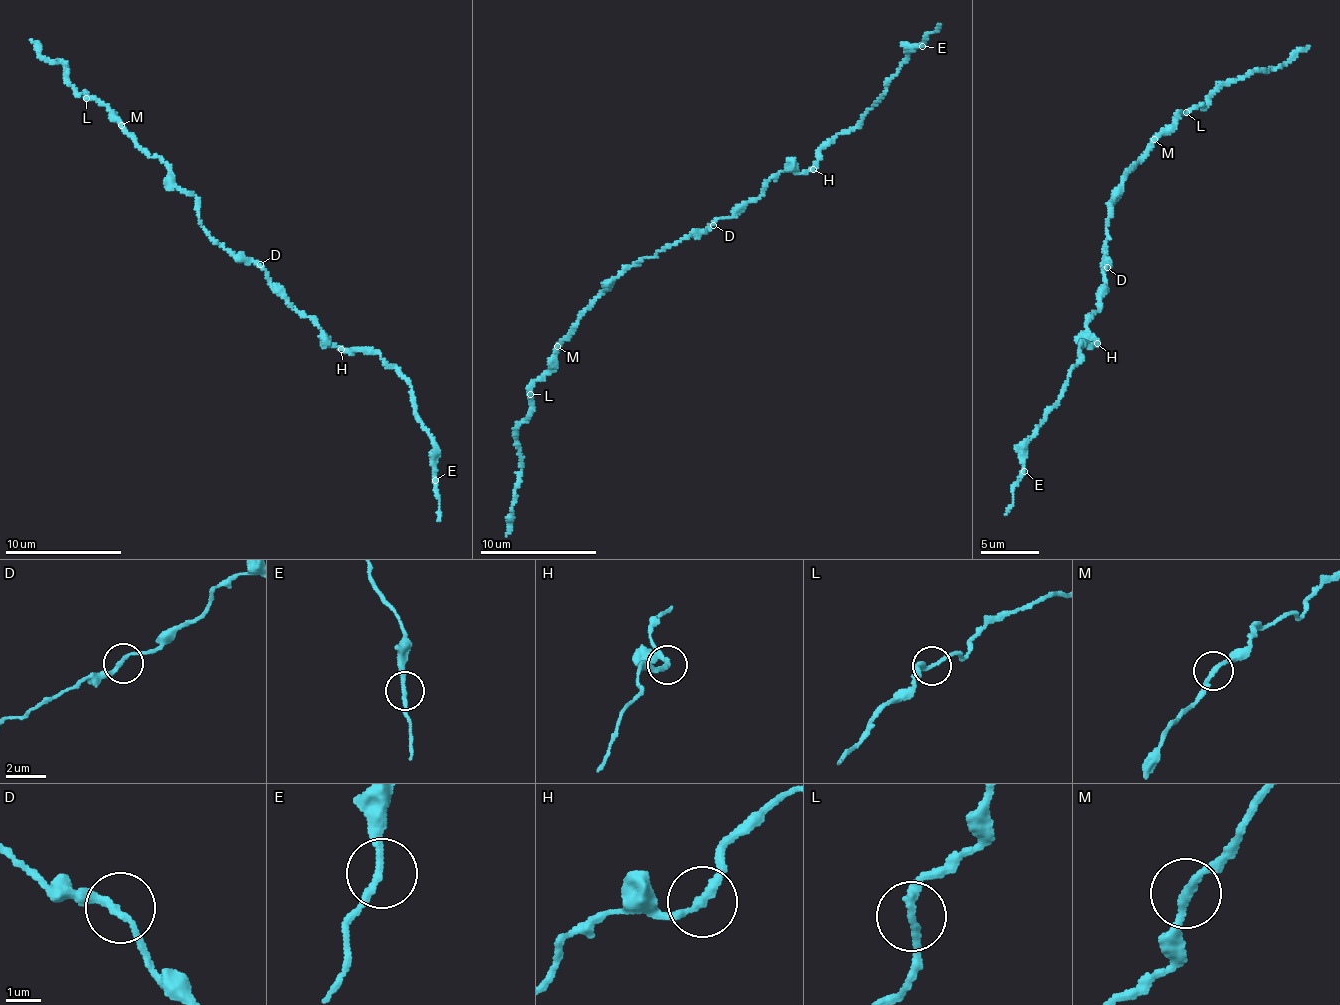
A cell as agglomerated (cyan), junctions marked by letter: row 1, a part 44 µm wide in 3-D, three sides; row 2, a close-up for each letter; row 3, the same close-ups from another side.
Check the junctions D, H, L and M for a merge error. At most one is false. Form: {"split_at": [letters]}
{"split_at": []}

